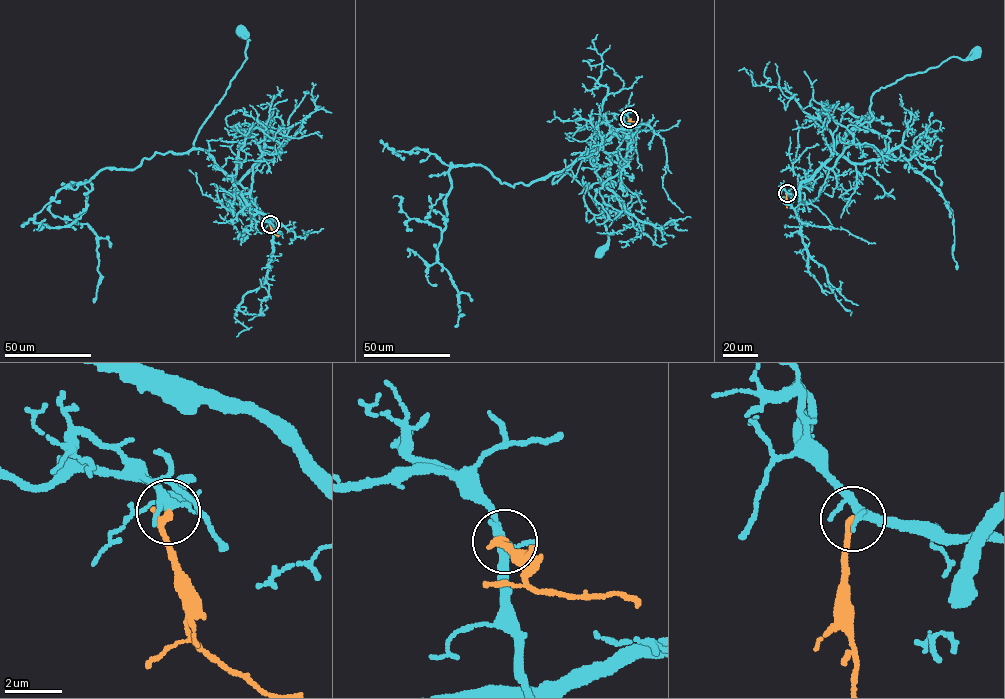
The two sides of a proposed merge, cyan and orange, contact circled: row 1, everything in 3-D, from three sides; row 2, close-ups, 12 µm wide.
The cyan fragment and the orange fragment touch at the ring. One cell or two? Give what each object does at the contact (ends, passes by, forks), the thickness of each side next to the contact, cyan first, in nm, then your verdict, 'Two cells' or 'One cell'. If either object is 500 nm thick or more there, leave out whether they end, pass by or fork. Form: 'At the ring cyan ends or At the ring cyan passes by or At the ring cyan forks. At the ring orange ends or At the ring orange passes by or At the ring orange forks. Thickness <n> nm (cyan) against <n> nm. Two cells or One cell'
At the ring cyan forks. At the ring orange ends. Thickness 280 nm (cyan) against 240 nm. One cell

